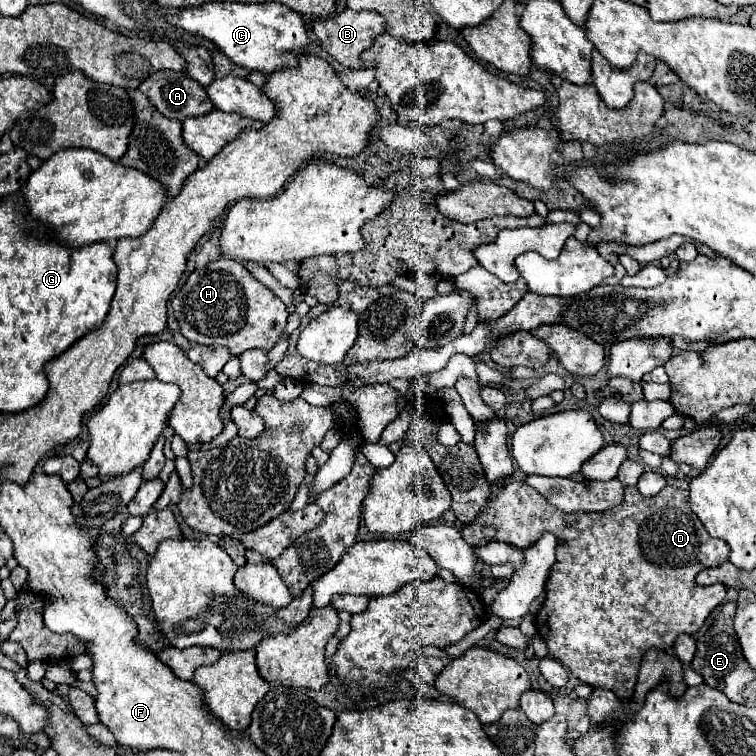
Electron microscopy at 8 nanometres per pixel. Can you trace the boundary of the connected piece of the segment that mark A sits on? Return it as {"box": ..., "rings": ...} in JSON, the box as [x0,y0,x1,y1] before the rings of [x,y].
{"box":[138,70,214,120],"rings":[[[158,70],[150,74],[138,90],[144,92],[166,118],[184,120],[188,116],[204,116],[214,108],[204,86],[184,72]]]}

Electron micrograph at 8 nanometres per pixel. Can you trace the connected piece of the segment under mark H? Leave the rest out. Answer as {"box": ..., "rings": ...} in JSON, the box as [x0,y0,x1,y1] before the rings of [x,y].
{"box":[172,258,288,356],"rings":[[[218,258],[214,262],[208,262],[204,268],[194,270],[188,276],[186,284],[182,286],[182,290],[174,296],[172,308],[174,308],[176,320],[180,322],[182,334],[190,342],[206,344],[206,346],[220,344],[220,346],[226,346],[232,356],[238,356],[250,348],[260,348],[264,352],[272,350],[276,346],[280,332],[284,330],[286,318],[288,318],[288,310],[286,310],[284,302],[270,288],[266,288],[262,282],[258,282],[244,266],[240,266],[234,260],[226,260],[226,258]]]}

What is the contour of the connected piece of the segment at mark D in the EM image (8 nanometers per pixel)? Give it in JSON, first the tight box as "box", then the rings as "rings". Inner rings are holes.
{"box":[462,480,730,700],"rings":[[[504,480],[504,486],[496,490],[496,498],[488,500],[480,514],[462,530],[470,546],[486,544],[486,540],[482,540],[482,524],[494,524],[498,528],[498,542],[522,550],[532,546],[545,532],[560,540],[556,546],[556,562],[546,584],[546,600],[536,614],[538,634],[546,642],[550,656],[562,662],[574,678],[592,688],[612,690],[622,700],[632,698],[640,662],[648,648],[668,650],[678,634],[698,632],[708,614],[726,598],[726,586],[698,586],[694,582],[700,570],[726,562],[730,546],[704,530],[702,522],[688,506],[688,490],[666,486],[660,494],[646,498],[636,486],[628,486],[624,504],[618,508],[566,514],[552,508],[552,504],[528,484]]]}

